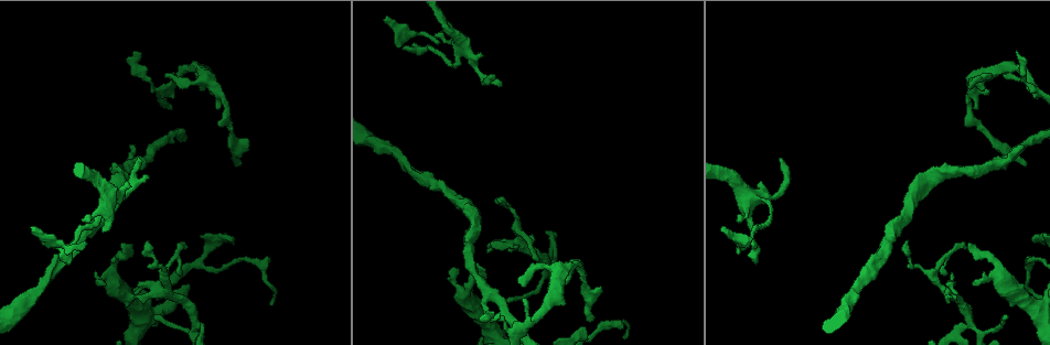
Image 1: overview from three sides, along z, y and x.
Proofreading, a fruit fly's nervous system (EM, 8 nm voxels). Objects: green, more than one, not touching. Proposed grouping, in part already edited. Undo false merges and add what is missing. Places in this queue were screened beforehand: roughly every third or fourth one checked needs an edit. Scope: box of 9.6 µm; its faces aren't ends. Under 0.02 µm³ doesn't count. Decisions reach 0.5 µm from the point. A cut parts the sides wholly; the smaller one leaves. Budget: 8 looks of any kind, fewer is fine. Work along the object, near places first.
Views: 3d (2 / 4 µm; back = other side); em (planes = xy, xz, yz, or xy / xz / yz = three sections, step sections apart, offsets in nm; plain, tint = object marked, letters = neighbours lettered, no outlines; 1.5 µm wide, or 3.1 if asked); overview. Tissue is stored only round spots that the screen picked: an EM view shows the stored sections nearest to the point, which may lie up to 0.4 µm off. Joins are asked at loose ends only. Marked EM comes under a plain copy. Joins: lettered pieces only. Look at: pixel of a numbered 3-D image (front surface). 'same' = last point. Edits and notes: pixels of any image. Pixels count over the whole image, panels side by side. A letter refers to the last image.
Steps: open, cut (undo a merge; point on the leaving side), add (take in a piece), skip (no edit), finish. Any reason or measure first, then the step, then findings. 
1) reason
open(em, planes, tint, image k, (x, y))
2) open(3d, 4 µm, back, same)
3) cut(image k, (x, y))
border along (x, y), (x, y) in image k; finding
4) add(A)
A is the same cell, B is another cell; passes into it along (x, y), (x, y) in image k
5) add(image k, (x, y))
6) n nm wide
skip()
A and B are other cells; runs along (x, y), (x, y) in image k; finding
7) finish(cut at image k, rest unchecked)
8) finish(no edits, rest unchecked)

free end
open(em, xz, step 8, letters, image 1, (524, 285))

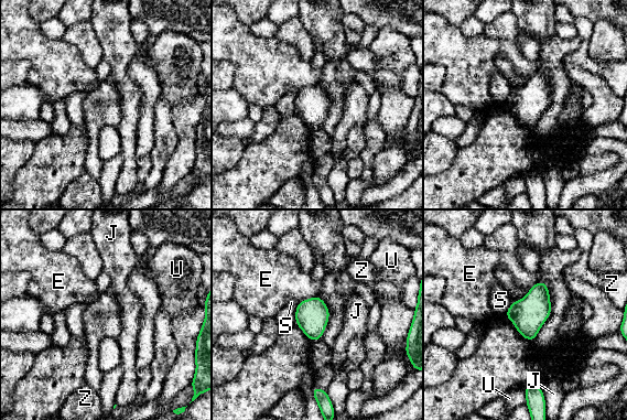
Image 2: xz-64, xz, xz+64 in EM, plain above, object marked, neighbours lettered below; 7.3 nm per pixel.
skip()
E, J, S, U and Z are other cells; no lettered piece goes on from it

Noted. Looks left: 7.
open(3d, 4 µm, image 1, (906, 240))

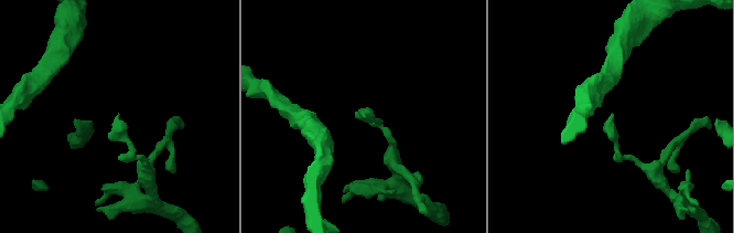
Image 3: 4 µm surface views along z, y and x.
shape alone is not enough
open(em, xy, step 8, letters, image 3, (365, 116))

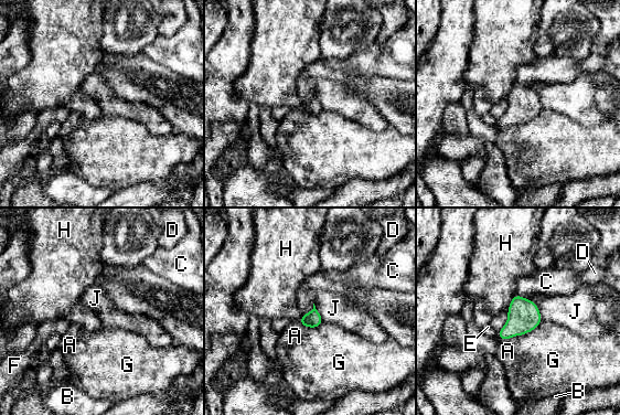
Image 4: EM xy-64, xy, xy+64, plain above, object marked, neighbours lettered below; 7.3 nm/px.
open(em, xz, step 8, letters, same)

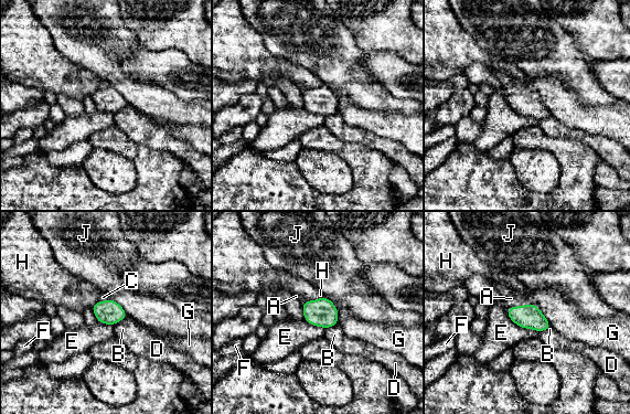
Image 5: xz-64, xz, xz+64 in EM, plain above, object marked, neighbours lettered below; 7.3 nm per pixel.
170 nm wide
skip()
A, B, C, D, E, F, G, H and J are other cells; border along (505, 311), (516, 325), (538, 332) in image 5; no lettered piece goes on from it

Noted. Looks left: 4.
open(3d, 2 µm, image 1, (68, 264))

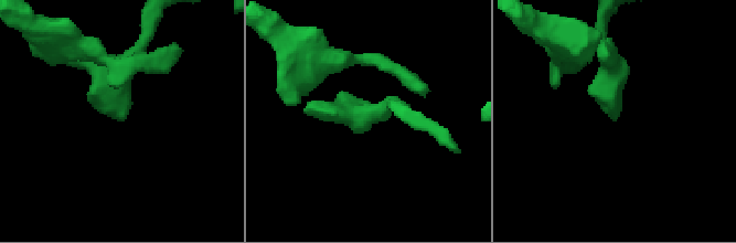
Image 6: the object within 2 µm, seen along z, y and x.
now the EM
open(em, xz, step 8, letters, image 6, (124, 118))

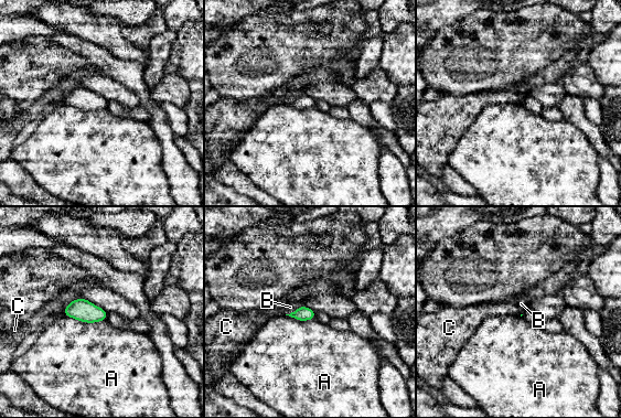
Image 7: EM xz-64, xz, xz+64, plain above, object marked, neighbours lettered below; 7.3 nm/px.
A touches over 320 nm
skip()
A, B and C are other cells; border along (301, 304), (286, 314) in image 7; none of them fits

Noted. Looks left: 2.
finish(no edits, rest unchecked)

